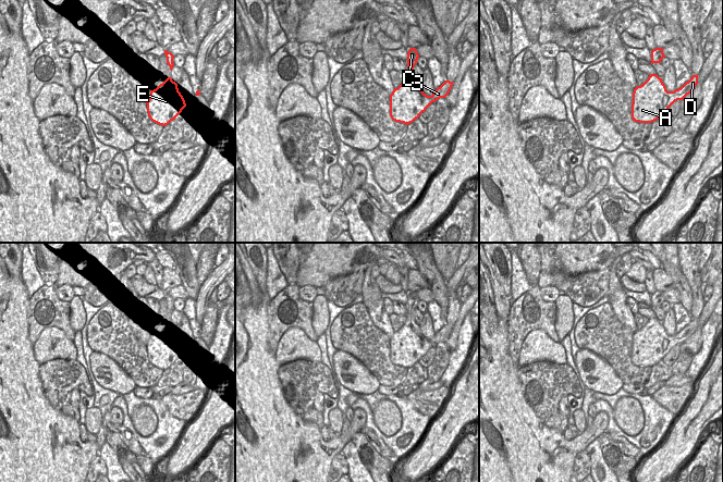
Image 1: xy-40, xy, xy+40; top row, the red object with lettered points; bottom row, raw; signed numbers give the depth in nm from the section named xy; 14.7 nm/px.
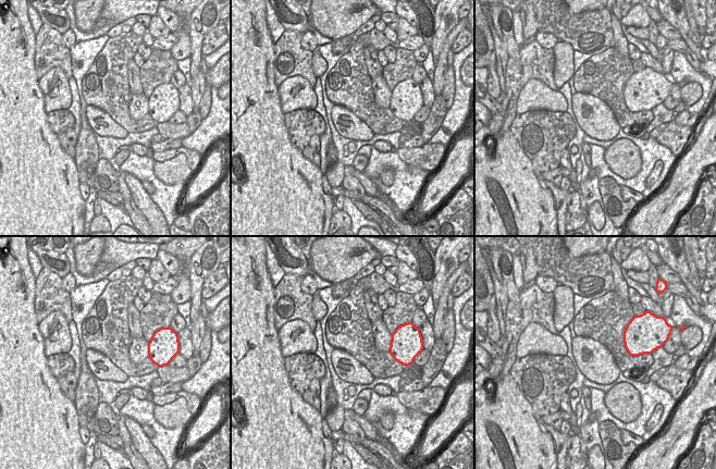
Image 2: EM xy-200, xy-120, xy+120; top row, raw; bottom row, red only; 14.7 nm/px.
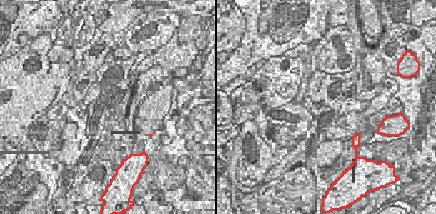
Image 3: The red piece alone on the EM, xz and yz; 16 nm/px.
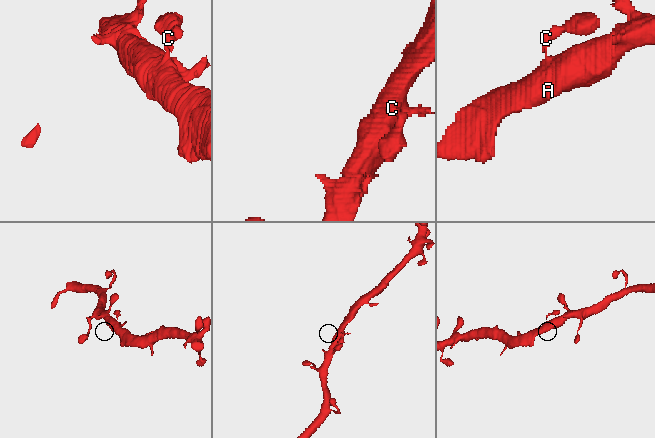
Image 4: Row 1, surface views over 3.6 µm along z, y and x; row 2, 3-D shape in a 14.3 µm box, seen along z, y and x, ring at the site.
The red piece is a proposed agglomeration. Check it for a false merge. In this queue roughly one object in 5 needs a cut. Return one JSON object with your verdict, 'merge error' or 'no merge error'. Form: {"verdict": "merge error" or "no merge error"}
{"verdict": "no merge error"}

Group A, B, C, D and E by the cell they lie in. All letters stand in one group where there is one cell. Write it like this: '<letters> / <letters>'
A B C D E

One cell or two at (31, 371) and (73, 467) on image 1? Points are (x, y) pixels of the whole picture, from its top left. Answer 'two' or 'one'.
one

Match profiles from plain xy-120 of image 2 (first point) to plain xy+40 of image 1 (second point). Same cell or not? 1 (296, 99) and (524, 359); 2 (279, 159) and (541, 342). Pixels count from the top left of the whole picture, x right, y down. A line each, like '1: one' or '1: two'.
1: one
2: two

